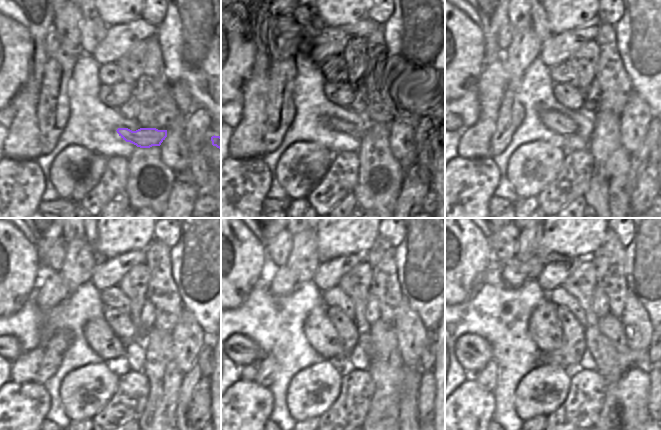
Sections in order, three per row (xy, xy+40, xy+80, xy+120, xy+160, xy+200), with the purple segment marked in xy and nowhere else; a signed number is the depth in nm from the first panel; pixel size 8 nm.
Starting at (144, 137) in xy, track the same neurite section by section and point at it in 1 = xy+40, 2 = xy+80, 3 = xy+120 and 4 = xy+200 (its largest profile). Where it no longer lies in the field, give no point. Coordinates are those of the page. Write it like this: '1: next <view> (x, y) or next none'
1: next xy+40 (337, 125)
2: next xy+80 (559, 123)
3: next xy+120 (98, 334)
4: next xy+200 (545, 329)

